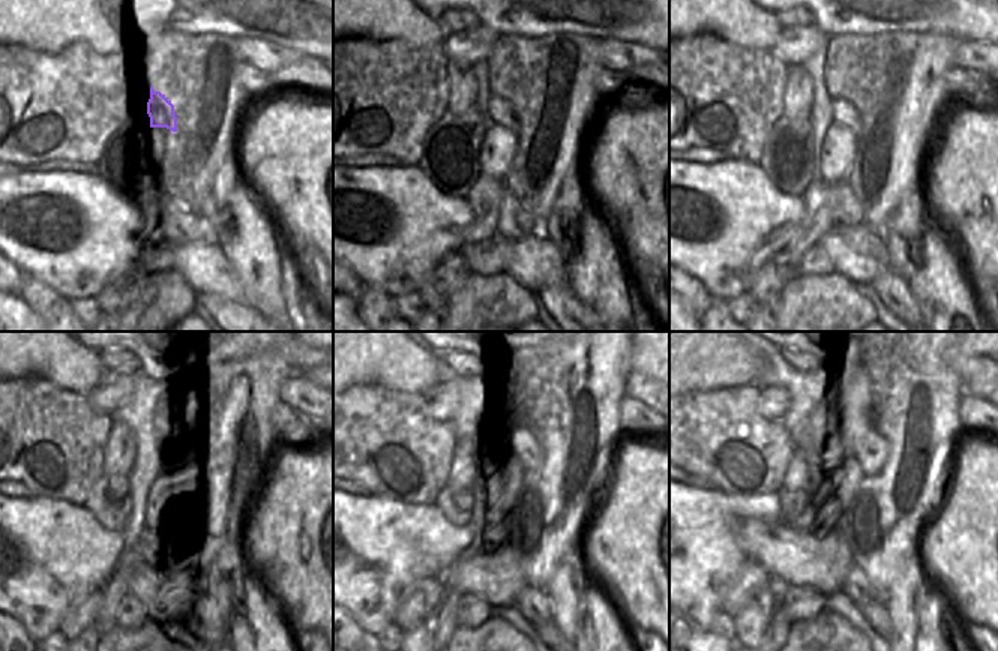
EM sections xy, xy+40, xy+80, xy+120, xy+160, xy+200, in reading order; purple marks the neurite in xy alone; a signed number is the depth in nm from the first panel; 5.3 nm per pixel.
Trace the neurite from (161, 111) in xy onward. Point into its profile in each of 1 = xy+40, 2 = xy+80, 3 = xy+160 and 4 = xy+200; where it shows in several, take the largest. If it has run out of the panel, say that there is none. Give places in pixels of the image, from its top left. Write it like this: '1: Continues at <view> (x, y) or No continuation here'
1: Continues at xy+40 (498, 111)
2: Continues at xy+80 (842, 111)
3: Continues at xy+160 (526, 455)
4: Continues at xy+200 (874, 450).

